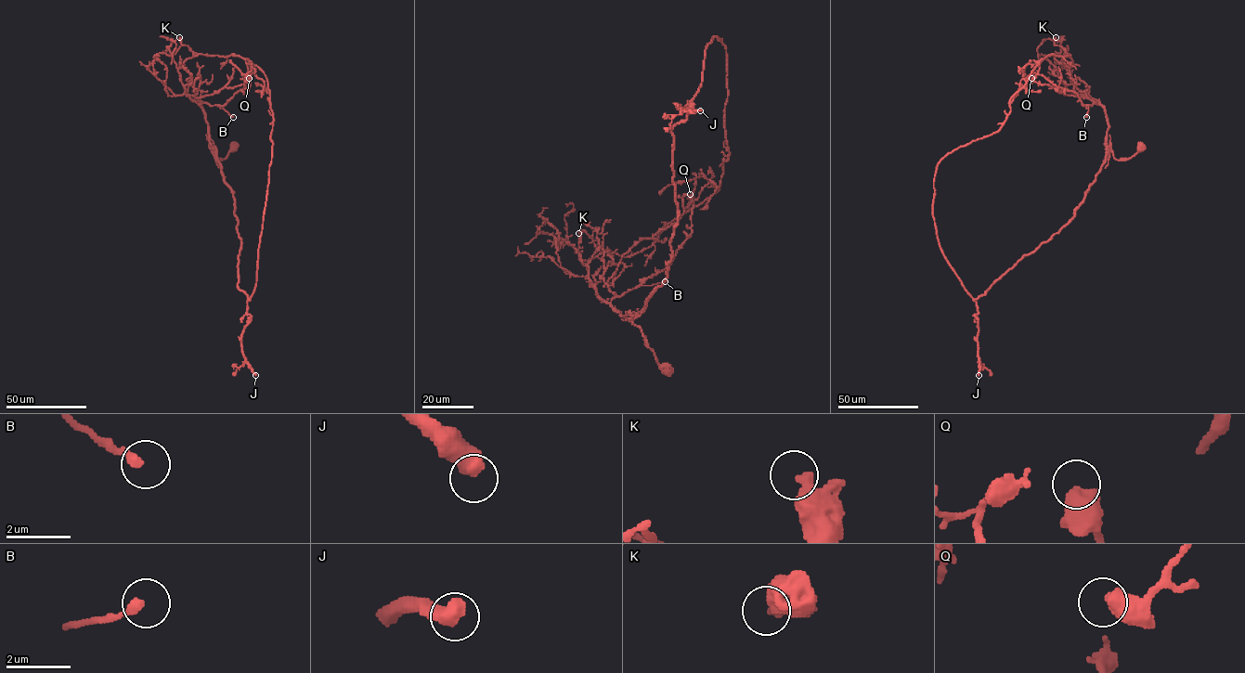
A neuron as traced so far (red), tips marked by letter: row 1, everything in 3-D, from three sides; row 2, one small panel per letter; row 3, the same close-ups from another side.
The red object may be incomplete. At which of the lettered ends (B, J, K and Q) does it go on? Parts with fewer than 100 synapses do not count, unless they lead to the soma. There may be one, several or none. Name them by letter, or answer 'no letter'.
J

